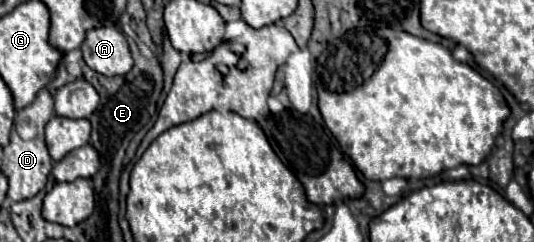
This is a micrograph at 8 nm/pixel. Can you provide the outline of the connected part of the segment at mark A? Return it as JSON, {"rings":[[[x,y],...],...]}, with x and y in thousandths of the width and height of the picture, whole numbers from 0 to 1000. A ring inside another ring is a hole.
{"rings":[[[217,112],[161,128],[150,202],[161,269],[199,318],[236,310],[247,285],[243,194],[236,186],[236,153]]]}

